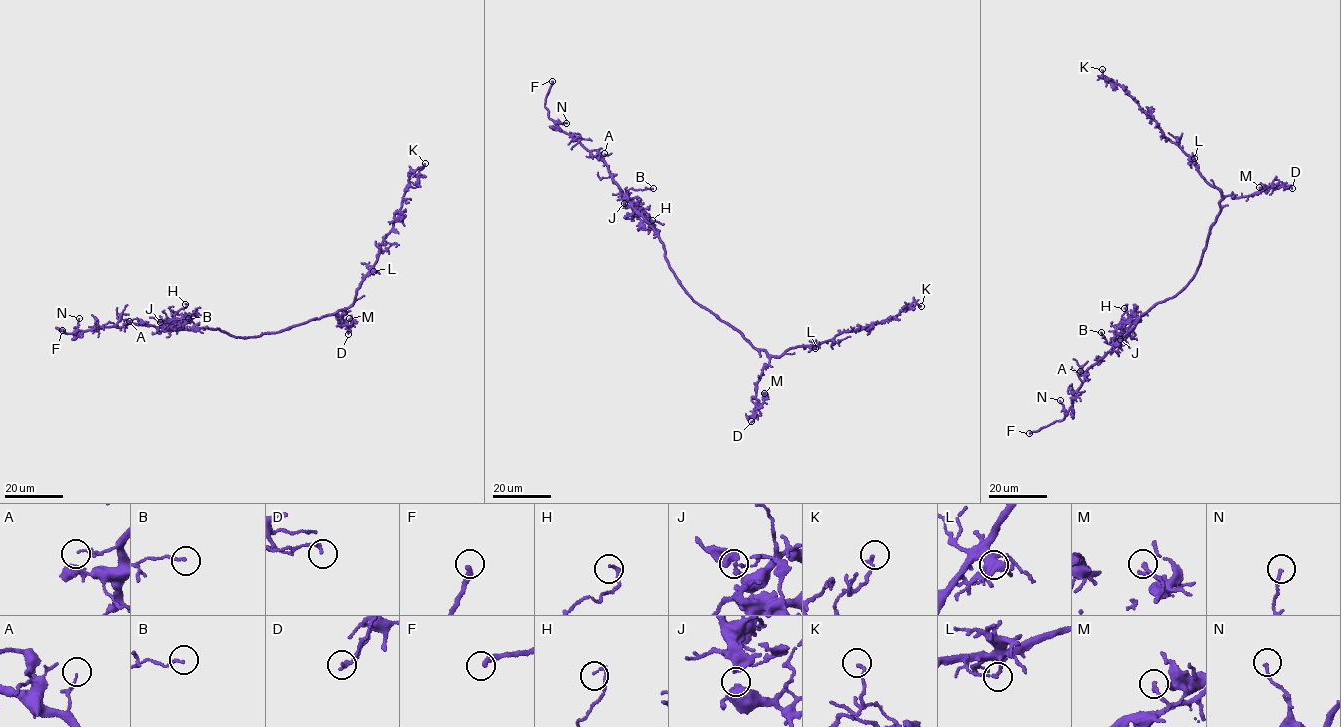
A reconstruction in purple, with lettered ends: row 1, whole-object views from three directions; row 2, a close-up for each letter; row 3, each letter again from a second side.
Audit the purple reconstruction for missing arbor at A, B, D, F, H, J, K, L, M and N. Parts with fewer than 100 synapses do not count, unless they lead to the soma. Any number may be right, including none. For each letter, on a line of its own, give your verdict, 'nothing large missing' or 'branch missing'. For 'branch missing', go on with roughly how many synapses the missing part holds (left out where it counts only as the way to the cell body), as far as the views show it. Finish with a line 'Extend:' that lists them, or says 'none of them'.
A: nothing large missing
B: nothing large missing
D: nothing large missing
F: branch missing
H: nothing large missing
J: nothing large missing
K: nothing large missing
L: nothing large missing
M: nothing large missing
N: nothing large missing
Extend: F

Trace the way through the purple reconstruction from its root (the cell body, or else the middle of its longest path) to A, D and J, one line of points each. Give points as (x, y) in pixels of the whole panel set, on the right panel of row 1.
A: (1191, 279), (1178, 293), (1141, 313), (1125, 338), (1096, 363), (1080, 371)
D: (1191, 279), (1218, 215), (1221, 200), (1231, 195), (1247, 197), (1273, 187), (1292, 188)
J: (1191, 279), (1178, 293), (1141, 313), (1121, 339), (1121, 331), (1123, 336), (1120, 339)

